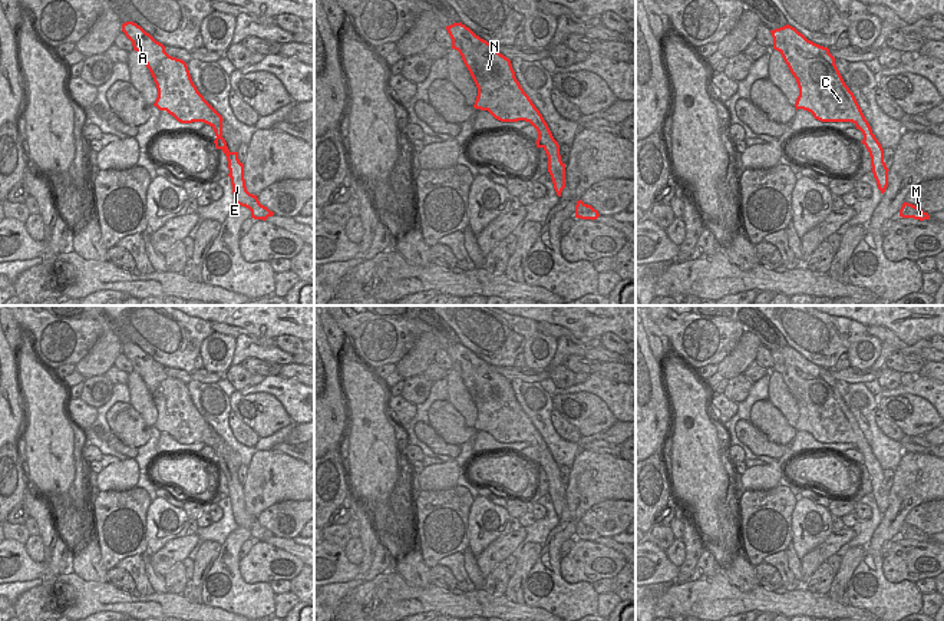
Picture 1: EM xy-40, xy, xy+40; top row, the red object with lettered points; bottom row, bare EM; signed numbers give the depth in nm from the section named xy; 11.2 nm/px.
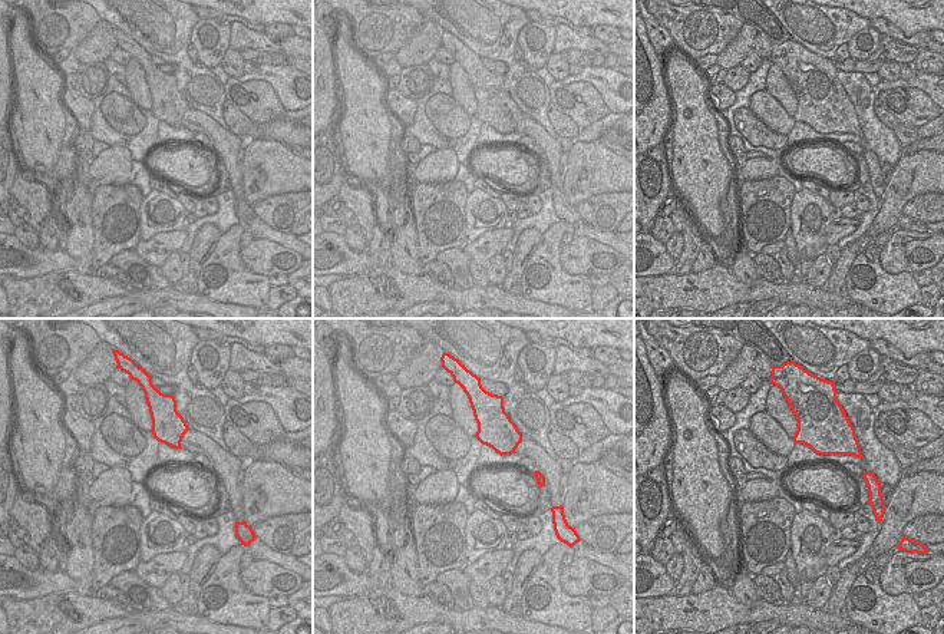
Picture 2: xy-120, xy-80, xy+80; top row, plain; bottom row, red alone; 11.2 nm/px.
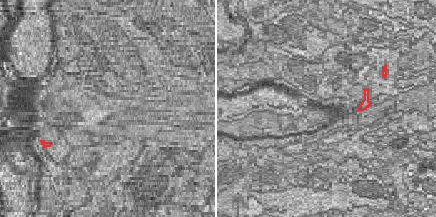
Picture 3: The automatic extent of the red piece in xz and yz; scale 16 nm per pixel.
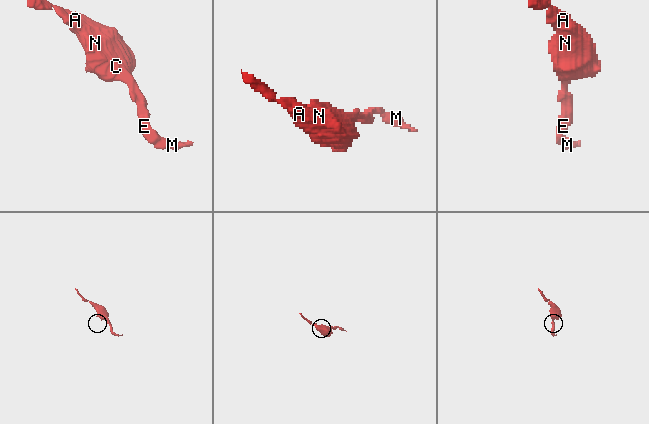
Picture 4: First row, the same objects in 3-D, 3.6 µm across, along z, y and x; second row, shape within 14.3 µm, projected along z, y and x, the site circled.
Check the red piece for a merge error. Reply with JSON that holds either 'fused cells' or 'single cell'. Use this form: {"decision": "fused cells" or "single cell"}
{"decision": "single cell"}

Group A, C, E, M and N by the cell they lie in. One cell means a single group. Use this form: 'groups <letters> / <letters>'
groups A C E M N

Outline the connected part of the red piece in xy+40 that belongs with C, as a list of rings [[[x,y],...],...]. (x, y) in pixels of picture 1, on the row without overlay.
[[[786,346],[770,351],[778,371],[796,400],[799,417],[795,429],[808,432],[821,443],[852,443],[864,456],[861,465],[869,473],[872,495],[881,515],[888,508],[888,489],[884,470],[865,440],[854,414],[845,406],[835,379],[828,369],[808,361]]]

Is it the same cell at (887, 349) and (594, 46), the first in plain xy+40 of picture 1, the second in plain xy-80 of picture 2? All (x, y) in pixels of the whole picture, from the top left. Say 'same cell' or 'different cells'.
same cell

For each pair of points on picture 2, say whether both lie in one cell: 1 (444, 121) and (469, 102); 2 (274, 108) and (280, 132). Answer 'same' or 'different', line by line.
1: different
2: different

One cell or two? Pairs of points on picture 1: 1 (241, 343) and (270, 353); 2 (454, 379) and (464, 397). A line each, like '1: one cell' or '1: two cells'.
1: one cell
2: one cell

